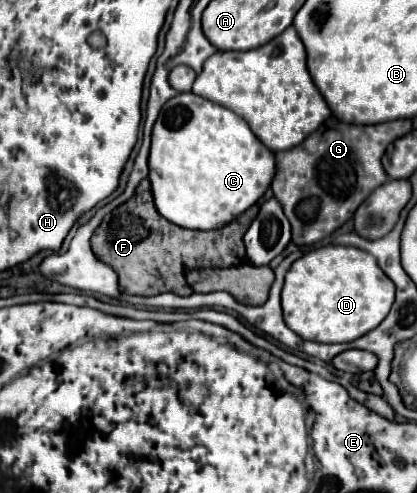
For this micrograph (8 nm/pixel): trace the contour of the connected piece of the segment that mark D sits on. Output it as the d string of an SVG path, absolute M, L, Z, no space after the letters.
M329 245L305 253L301 259L297 259L291 265L289 273L285 275L285 285L281 291L281 307L283 307L285 323L299 337L307 341L319 341L319 343L349 343L375 329L387 317L393 305L393 297L395 297L395 285L379 269L373 255L357 247Z

